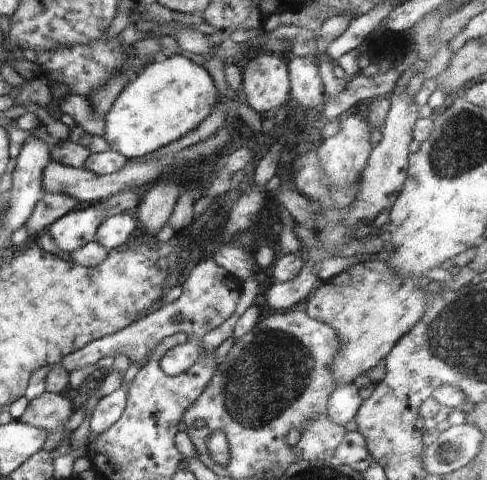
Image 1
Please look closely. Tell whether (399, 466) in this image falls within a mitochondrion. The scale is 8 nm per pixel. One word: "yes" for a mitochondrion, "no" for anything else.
no

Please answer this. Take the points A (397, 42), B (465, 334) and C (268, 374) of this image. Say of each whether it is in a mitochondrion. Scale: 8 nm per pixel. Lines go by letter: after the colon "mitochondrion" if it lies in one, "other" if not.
A: other
B: mitochondrion
C: mitochondrion

